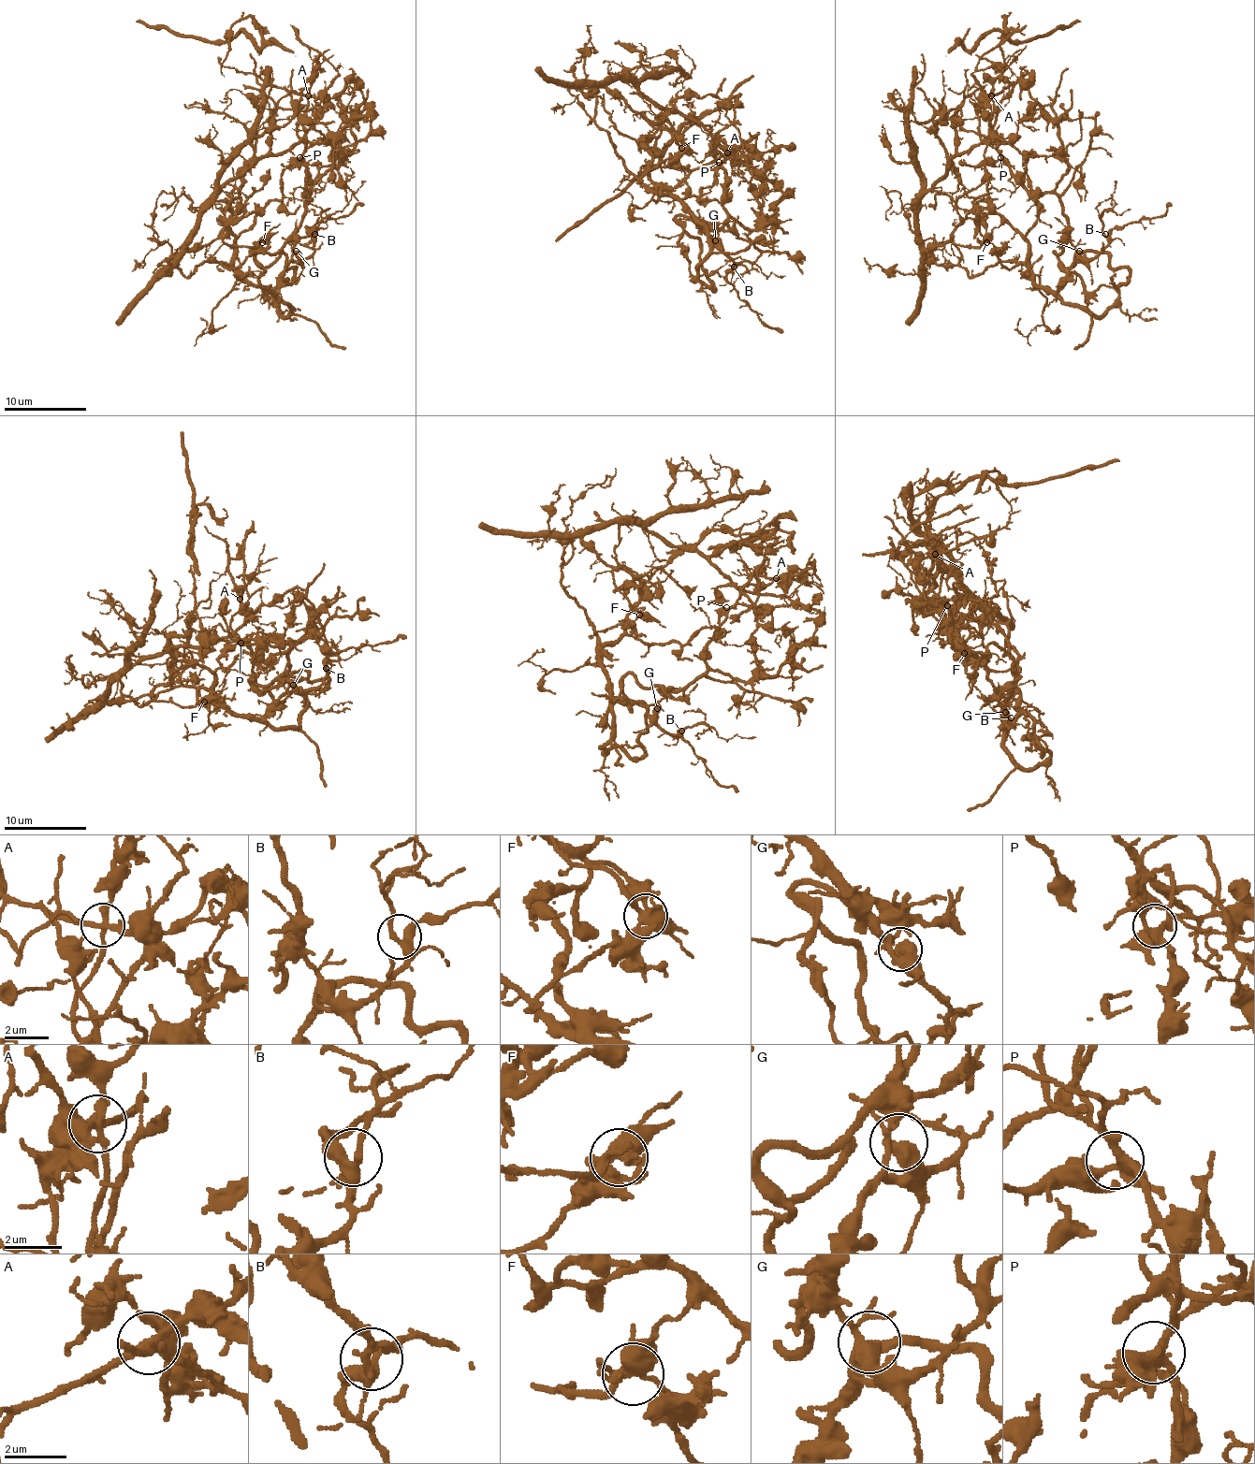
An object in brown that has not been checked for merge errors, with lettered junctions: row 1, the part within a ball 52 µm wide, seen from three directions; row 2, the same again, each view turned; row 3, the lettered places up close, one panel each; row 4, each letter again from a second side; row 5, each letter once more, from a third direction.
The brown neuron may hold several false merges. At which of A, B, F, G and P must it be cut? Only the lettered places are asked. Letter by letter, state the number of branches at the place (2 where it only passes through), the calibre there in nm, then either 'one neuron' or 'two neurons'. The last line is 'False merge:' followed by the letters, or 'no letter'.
A: branches 4; calibre 280 nm; two neurons
B: branches 4; calibre 320 nm; one neuron
F: branches 4; calibre 400 nm; two neurons
G: branches 4; calibre 360 nm; one neuron
P: branches 4; calibre 360 nm; one neuron
False merge: A, F

